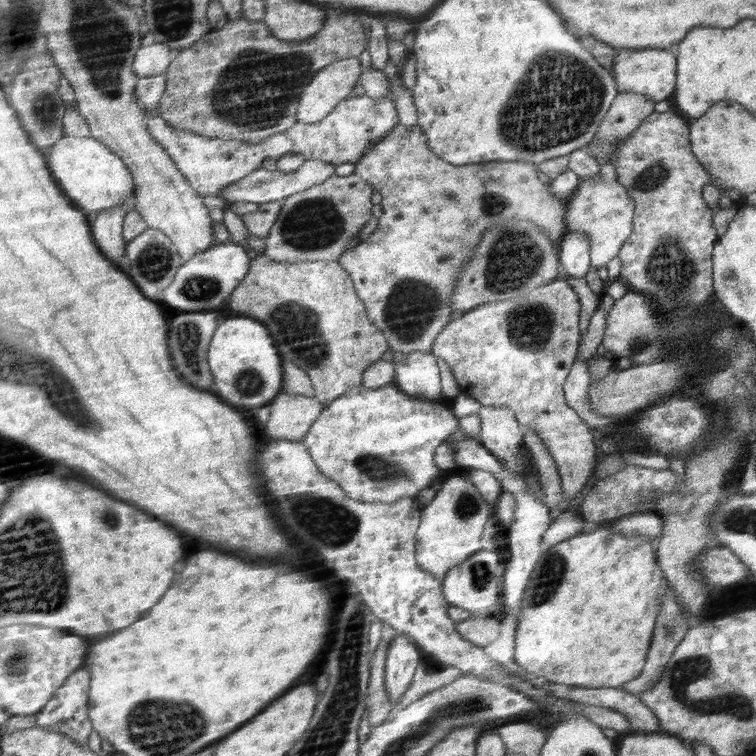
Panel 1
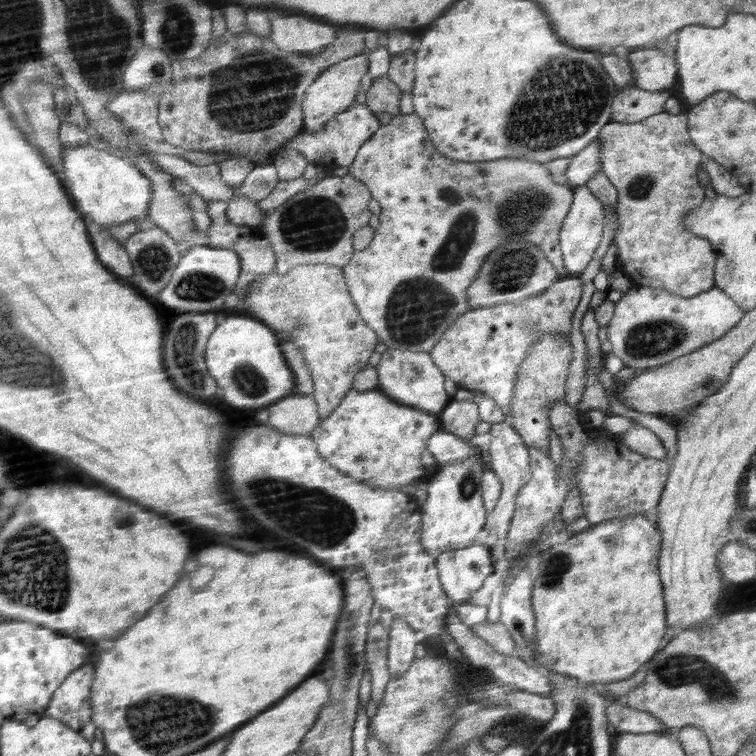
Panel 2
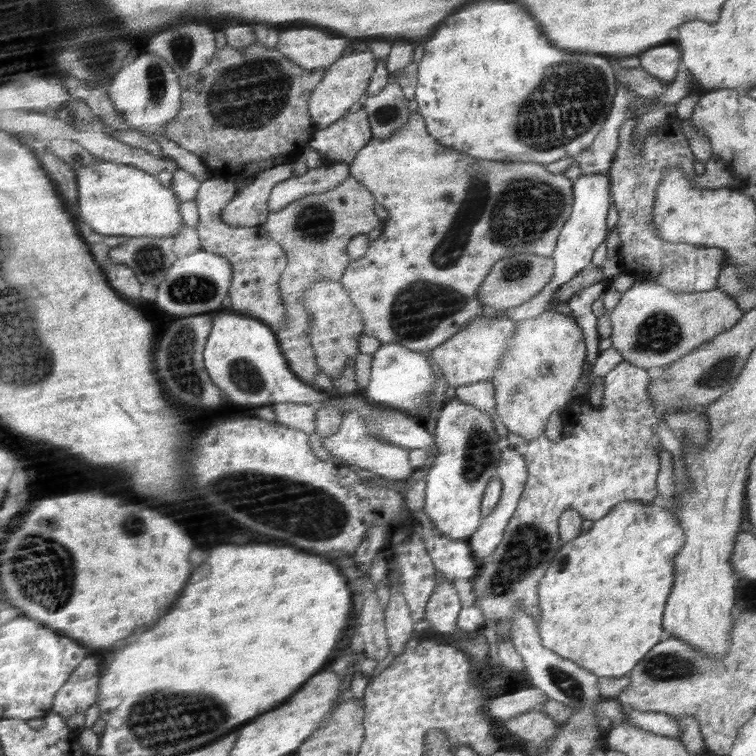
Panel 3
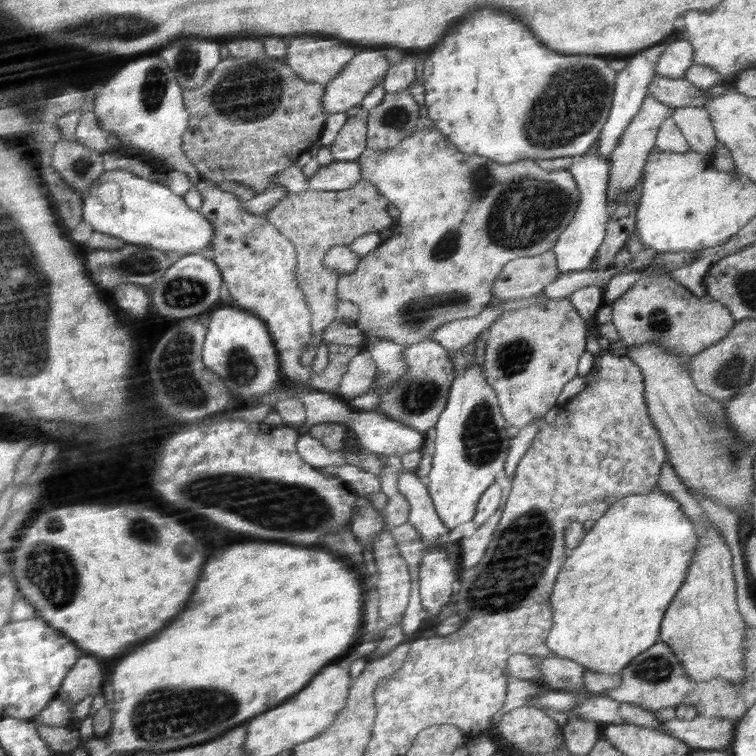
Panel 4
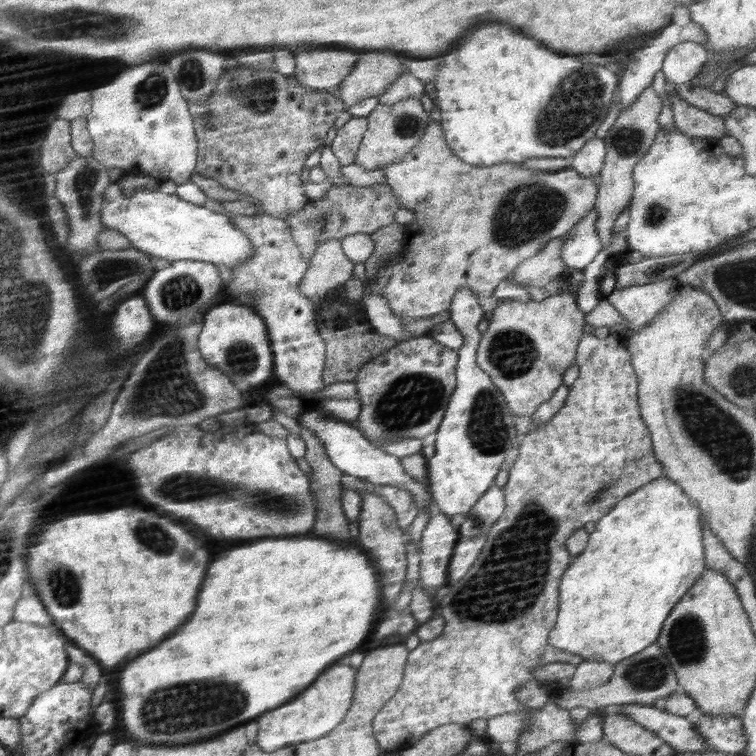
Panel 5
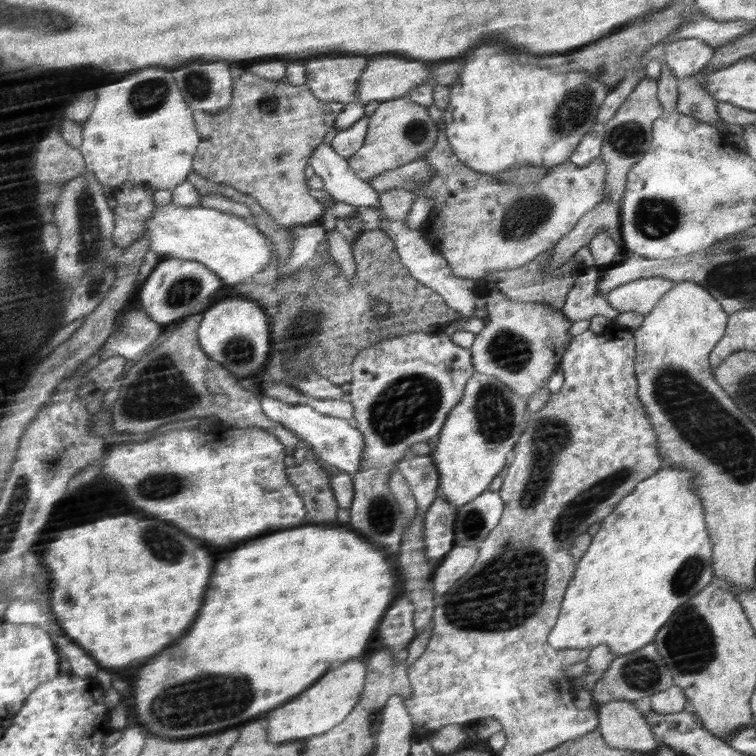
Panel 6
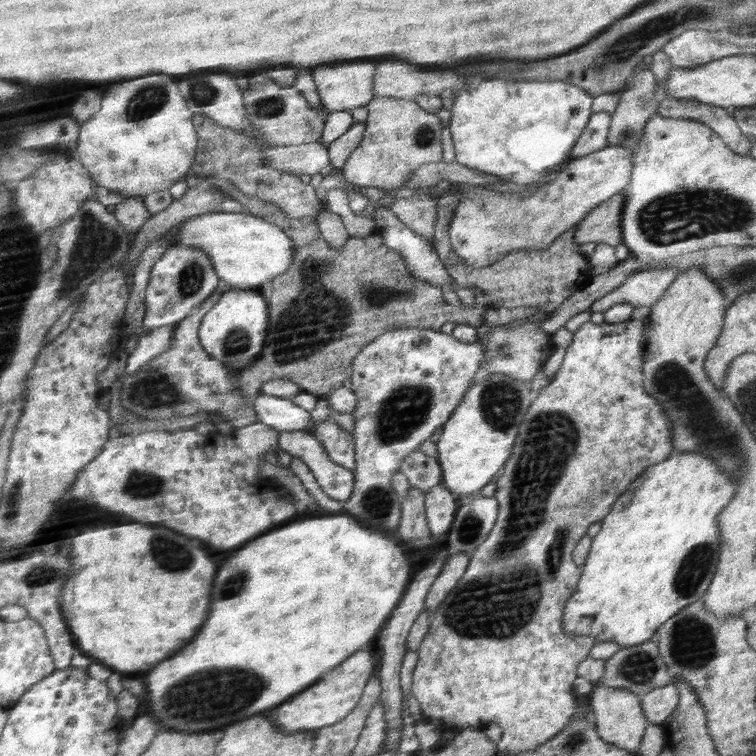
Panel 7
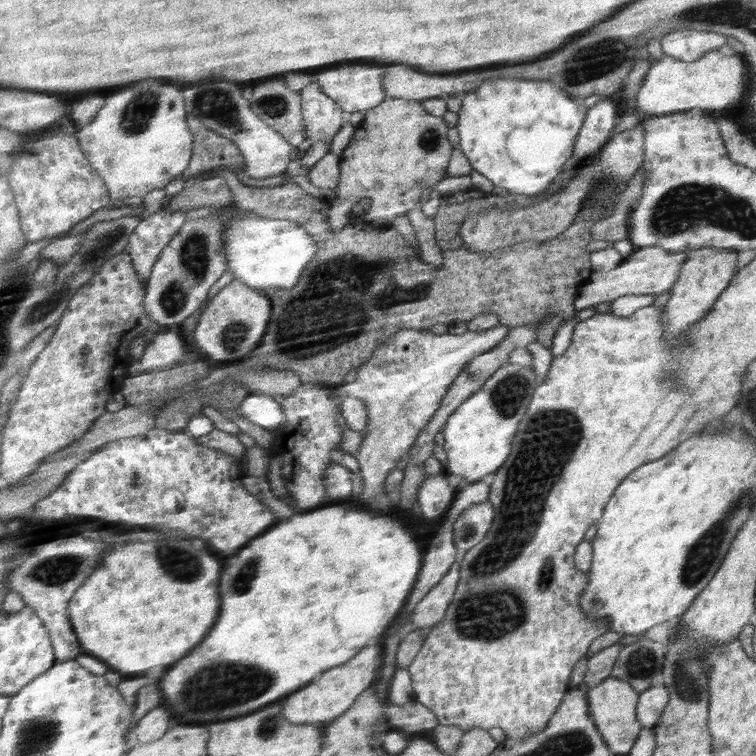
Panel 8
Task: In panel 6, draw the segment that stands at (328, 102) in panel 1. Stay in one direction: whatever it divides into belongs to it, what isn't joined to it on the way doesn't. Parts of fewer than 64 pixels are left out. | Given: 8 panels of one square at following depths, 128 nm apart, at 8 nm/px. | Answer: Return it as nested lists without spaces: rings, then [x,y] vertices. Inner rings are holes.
[[[378,55],[371,58],[365,72],[358,79],[357,99],[362,105],[367,105],[373,100],[390,101],[404,97],[410,93],[410,90],[416,88],[416,85],[430,82],[432,72],[424,62],[393,55]]]

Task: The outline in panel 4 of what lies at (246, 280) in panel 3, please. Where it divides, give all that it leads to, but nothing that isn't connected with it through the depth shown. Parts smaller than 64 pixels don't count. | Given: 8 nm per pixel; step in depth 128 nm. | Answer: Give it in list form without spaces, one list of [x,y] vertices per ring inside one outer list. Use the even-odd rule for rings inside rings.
[[[202,179],[195,186],[198,186],[202,196],[199,212],[216,232],[210,241],[209,257],[223,271],[227,289],[225,296],[232,296],[238,308],[246,308],[246,312],[257,315],[269,326],[277,342],[281,372],[286,378],[292,382],[308,383],[312,376],[312,364],[302,366],[300,355],[310,343],[312,314],[294,277],[297,262],[294,245],[268,222],[265,215],[246,211],[240,200],[233,193],[221,190],[216,181]]]

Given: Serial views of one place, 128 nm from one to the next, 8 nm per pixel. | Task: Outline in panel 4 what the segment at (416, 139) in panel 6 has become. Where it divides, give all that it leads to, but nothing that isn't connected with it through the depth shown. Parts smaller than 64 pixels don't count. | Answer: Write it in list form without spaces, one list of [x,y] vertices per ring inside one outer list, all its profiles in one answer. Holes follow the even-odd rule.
[[[407,90],[385,93],[382,102],[369,110],[366,149],[394,149],[417,129],[419,106]]]

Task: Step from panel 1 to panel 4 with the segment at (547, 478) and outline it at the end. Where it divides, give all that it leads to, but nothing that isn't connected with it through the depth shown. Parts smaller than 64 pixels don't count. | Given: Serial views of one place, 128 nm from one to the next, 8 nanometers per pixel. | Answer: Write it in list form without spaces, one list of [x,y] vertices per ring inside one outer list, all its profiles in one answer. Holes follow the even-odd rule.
[[[548,299],[533,306],[519,304],[507,307],[504,316],[500,316],[486,331],[484,368],[486,380],[497,395],[501,404],[501,414],[512,426],[525,427],[536,418],[544,416],[554,405],[562,389],[575,376],[578,376],[578,362],[582,353],[586,352],[587,328],[584,320],[566,299]]]

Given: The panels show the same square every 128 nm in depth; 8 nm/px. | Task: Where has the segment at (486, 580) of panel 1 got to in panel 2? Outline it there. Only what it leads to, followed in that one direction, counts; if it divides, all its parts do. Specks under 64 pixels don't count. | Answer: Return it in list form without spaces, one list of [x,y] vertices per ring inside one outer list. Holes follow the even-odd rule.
[[[472,545],[460,548],[460,550],[442,552],[436,560],[436,565],[440,571],[440,579],[445,593],[455,605],[468,603],[470,594],[474,594],[484,584],[484,580],[494,572],[492,556],[490,556],[488,548],[484,548],[484,545]]]

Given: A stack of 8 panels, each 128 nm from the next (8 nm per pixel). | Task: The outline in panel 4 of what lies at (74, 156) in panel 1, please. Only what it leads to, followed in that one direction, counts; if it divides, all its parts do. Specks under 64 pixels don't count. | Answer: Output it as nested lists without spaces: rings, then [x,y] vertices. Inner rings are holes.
[[[126,170],[106,171],[96,185],[86,193],[85,221],[93,225],[94,230],[108,233],[127,243],[146,245],[166,252],[183,252],[184,254],[200,253],[209,255],[210,241],[214,237],[214,226],[198,210],[188,208],[183,197],[174,194],[170,188],[160,183],[142,178]]]

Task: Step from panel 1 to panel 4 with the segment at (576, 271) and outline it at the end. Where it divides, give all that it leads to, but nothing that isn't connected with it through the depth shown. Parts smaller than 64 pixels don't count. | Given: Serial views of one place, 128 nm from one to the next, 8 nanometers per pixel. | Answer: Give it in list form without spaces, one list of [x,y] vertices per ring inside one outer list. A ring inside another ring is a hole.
[[[582,154],[574,157],[574,164],[568,168],[577,182],[578,192],[581,195],[581,204],[578,205],[577,216],[570,221],[568,228],[560,236],[560,240],[552,250],[557,258],[557,268],[561,274],[589,269],[597,258],[598,249],[605,237],[606,225],[609,221],[606,211],[606,192],[610,180],[609,162],[598,154]],[[488,305],[480,314],[472,318],[459,318],[459,320],[452,320],[452,322],[445,323],[435,331],[433,335],[434,341],[440,343],[446,350],[458,351],[466,346],[466,343],[472,342],[481,333],[496,323],[500,316],[504,316],[507,307],[514,307],[516,305]]]

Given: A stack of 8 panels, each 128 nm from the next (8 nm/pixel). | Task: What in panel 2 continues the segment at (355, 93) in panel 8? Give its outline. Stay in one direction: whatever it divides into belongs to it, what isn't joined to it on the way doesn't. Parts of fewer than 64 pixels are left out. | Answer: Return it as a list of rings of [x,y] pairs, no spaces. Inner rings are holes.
[[[272,10],[269,14],[272,28],[270,38],[287,53],[317,56],[338,37],[337,28],[332,24],[308,16],[288,14],[284,10]]]

